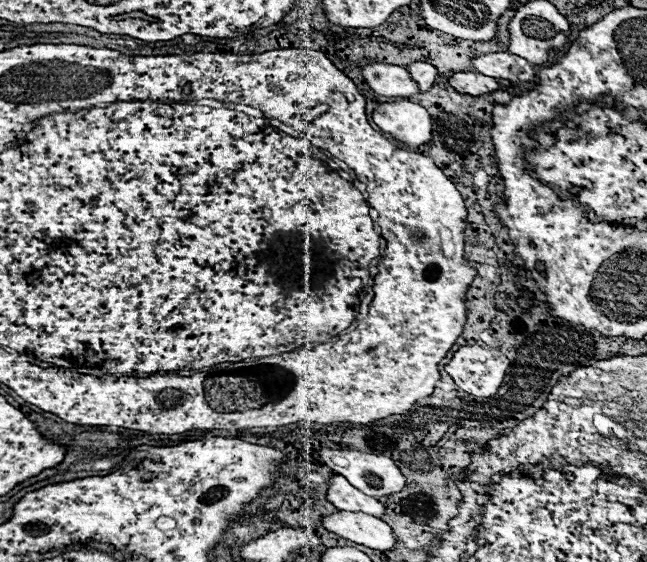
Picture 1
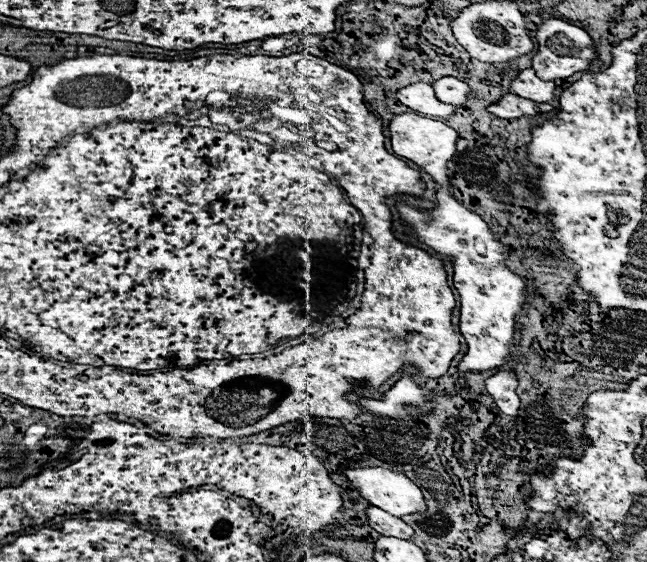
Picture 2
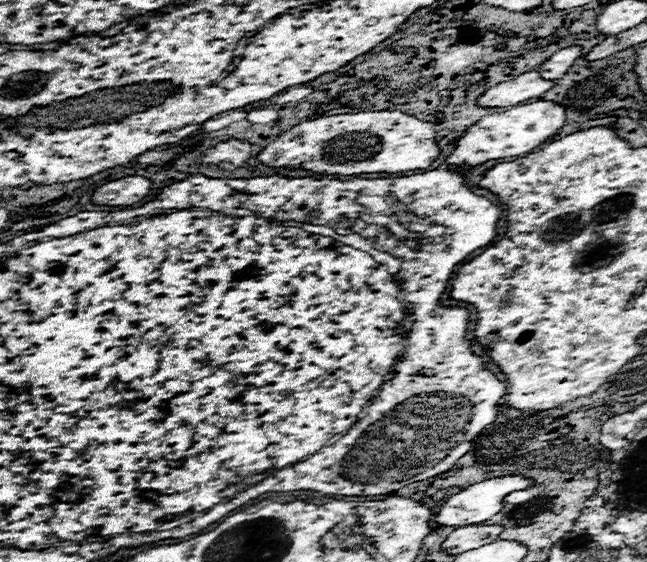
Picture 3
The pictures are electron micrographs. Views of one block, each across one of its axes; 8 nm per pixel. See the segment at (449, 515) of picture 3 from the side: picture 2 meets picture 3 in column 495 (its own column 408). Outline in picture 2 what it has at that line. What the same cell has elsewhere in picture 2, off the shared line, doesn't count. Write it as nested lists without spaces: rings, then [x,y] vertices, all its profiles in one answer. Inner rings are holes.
[[[356,468],[348,470],[346,476],[372,506],[382,508],[392,516],[402,518],[428,510],[422,490],[400,472],[386,468]]]

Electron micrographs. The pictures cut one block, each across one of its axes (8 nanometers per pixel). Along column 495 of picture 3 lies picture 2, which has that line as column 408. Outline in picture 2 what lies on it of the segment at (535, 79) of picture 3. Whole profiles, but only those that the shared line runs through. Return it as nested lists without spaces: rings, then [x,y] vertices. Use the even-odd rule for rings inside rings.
[[[416,82],[416,84],[410,84],[402,90],[398,90],[396,98],[404,106],[408,106],[420,114],[426,114],[426,116],[450,118],[456,112],[456,106],[440,102],[434,94],[434,88],[430,84],[424,84],[424,82]]]

